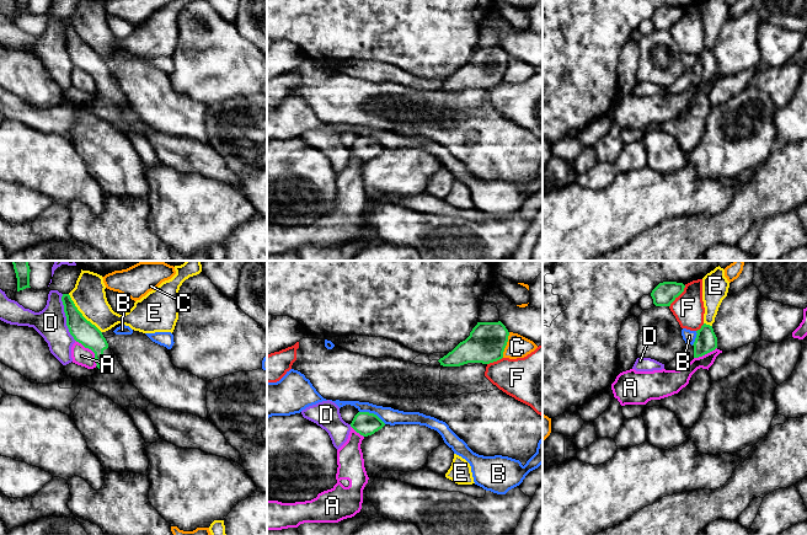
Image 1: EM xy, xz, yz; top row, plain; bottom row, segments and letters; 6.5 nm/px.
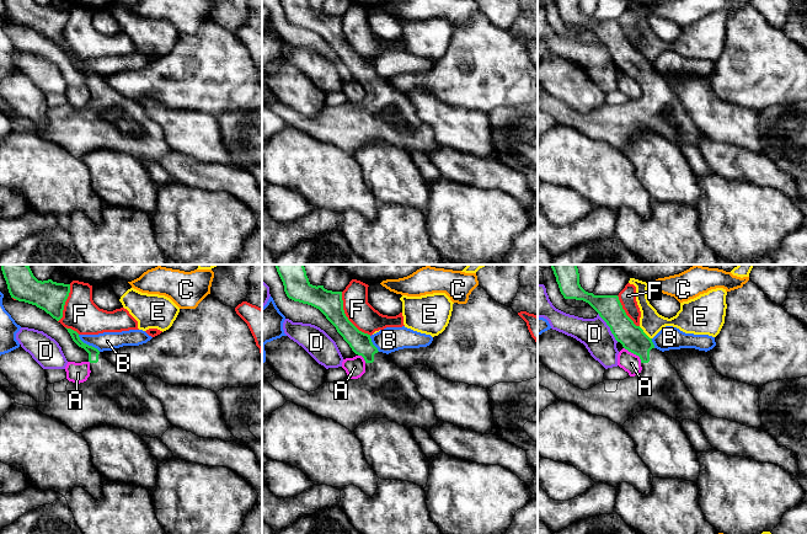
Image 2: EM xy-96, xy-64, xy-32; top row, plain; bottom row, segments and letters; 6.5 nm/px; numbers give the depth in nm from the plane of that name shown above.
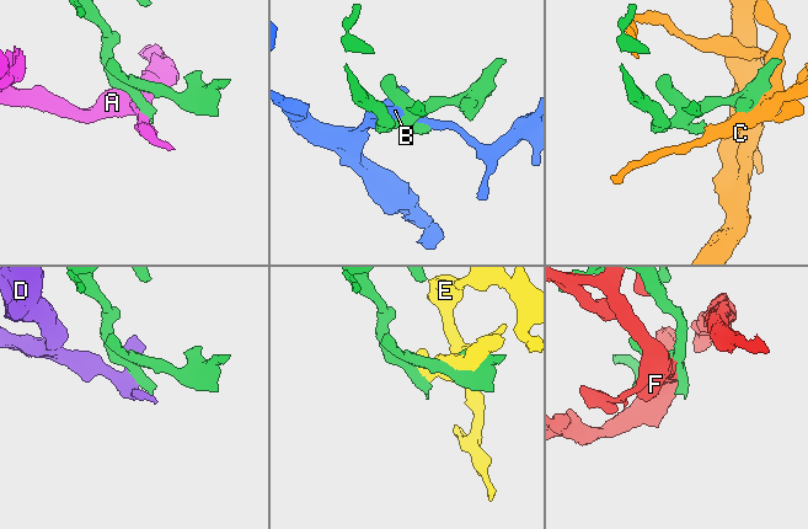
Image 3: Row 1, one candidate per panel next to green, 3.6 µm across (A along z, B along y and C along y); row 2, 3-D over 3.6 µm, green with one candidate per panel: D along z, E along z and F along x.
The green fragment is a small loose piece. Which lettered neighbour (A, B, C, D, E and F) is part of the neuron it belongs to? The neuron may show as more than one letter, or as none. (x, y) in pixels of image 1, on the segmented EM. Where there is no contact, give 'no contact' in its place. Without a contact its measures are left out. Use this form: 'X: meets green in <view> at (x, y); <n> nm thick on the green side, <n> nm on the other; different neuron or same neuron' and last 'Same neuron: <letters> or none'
A: meets green in xy at (91, 349); 150 nm thick on the green side, 120 nm on the other; different neuron
B: meets green in xz at (373, 413); 150 nm thick on the green side, 110 nm on the other; different neuron
C: meets green in xz at (506, 344); 240 nm thick on the green side, 140 nm on the other; different neuron
D: meets green in xy at (67, 317); 150 nm thick on the green side, 200 nm on the other; different neuron
E: meets green in xy at (81, 314); 150 nm thick on the green side, 220 nm on the other; different neuron
F: meets green in yz at (678, 295); 150 nm thick on the green side, 200 nm on the other; different neuron
Same neuron: none

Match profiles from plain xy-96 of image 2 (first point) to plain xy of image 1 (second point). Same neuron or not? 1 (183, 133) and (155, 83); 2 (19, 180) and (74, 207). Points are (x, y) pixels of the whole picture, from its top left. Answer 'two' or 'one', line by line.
1: one
2: two

